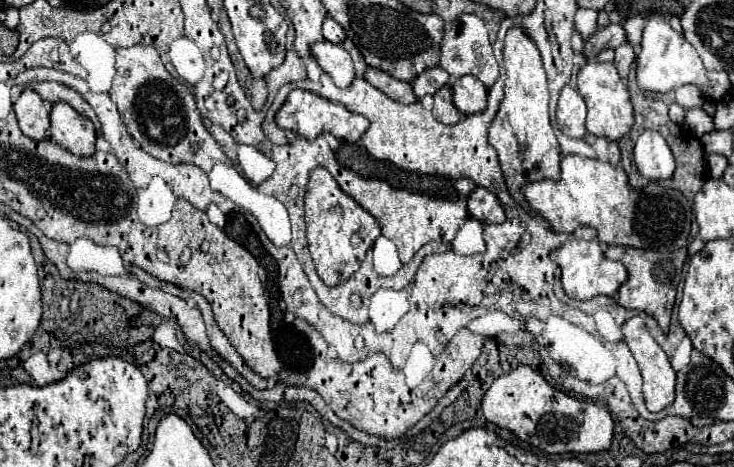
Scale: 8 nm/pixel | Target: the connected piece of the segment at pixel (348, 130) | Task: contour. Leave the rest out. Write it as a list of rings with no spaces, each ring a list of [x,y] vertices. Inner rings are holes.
[[[294,89],[288,95],[288,99],[280,107],[280,111],[274,115],[274,119],[276,119],[278,127],[290,129],[290,131],[302,135],[308,141],[316,139],[320,133],[332,133],[338,139],[356,143],[364,135],[364,131],[368,129],[368,119],[366,117],[350,113],[344,105],[332,103],[332,101],[324,101],[322,97],[318,97],[318,95],[310,93],[310,91],[302,91],[302,89]]]

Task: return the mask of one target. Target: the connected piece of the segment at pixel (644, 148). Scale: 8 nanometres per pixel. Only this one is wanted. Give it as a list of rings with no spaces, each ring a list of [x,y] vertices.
[[[654,129],[640,133],[634,145],[634,163],[640,175],[648,179],[671,178],[676,169],[675,158],[668,143]]]

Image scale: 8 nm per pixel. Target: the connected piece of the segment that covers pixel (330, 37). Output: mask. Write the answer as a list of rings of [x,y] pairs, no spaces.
[[[328,17],[328,19],[324,21],[322,31],[324,31],[324,39],[330,41],[330,43],[344,43],[344,39],[346,39],[346,31],[344,31],[342,25],[340,25],[338,21],[334,21],[332,17]]]

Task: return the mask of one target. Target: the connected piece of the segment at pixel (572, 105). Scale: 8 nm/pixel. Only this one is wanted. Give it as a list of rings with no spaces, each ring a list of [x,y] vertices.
[[[564,87],[560,91],[560,99],[558,99],[558,109],[556,109],[556,121],[558,121],[558,129],[572,137],[572,139],[582,139],[586,133],[584,127],[584,119],[586,119],[586,103],[580,97],[580,93],[572,87]]]

